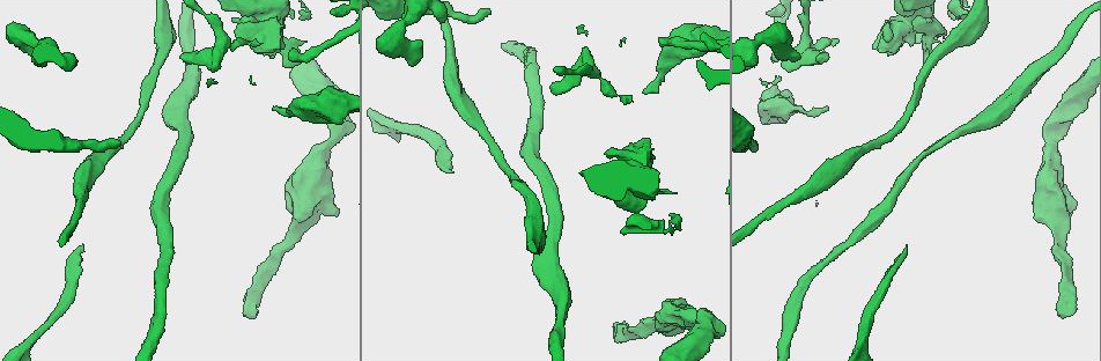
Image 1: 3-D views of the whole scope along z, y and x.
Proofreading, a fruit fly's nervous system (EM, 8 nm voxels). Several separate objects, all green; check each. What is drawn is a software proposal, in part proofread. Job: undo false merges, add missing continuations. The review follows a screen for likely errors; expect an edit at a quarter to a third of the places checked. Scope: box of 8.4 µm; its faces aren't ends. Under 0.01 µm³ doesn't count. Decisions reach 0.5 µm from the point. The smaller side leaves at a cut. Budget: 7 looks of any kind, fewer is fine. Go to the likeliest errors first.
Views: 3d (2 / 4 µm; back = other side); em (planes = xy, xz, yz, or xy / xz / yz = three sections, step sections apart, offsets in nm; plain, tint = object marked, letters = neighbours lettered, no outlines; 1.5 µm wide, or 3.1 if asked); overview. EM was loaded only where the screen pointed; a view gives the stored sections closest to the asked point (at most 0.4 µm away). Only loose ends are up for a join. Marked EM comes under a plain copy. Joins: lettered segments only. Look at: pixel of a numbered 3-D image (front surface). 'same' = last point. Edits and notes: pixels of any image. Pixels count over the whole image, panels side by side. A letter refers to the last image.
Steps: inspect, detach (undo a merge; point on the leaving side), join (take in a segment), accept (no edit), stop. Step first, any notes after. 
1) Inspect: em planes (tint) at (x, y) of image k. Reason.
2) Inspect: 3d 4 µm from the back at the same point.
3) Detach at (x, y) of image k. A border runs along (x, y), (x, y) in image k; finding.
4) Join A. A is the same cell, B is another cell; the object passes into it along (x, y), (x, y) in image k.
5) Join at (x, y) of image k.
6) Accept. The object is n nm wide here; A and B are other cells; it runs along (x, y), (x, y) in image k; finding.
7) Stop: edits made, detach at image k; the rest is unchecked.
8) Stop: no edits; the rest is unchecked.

Inspect: em xz step 8 (letters) at (1064, 316) of image 1. An open end.

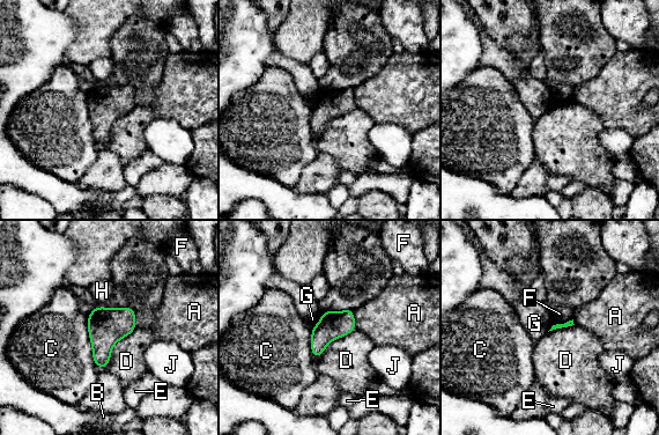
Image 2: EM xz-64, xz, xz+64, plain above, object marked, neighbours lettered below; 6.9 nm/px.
Accept. A, B, C, D, E, F, G, H and J are other cells; a border runs along (137, 329), (115, 344), (100, 369) in image 2; none of them fits.

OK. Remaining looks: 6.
Inspect: em xy step 4 (letters) at (820, 58) of image 1. An open end.

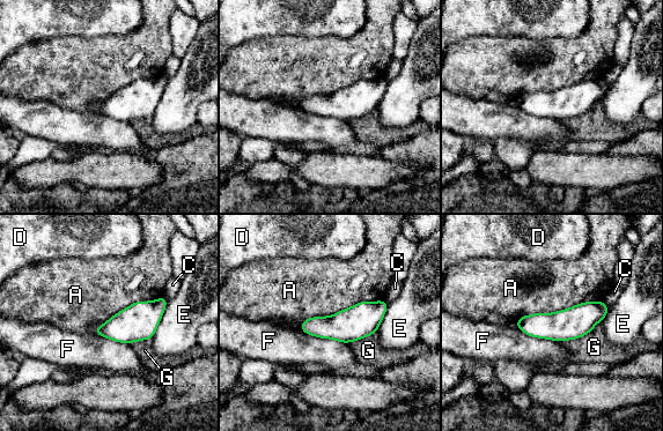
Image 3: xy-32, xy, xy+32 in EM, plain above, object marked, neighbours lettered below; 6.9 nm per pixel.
Inspect: em yz step 8 (letters) at the same point.

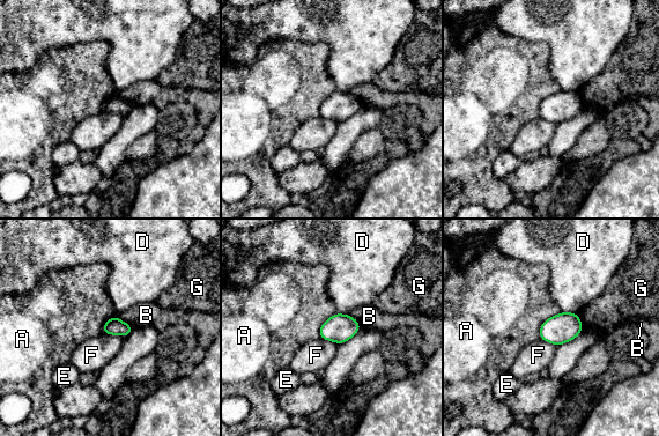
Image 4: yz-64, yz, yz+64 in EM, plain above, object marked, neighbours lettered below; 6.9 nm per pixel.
Accept. The object is 200 nm wide here; the longest contact is with A, 240 nm; A, B, D, E, F and G are other cells; none of them fits.

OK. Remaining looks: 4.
Inspect: em planes (tint) at (645, 93) of image 1. Free end.

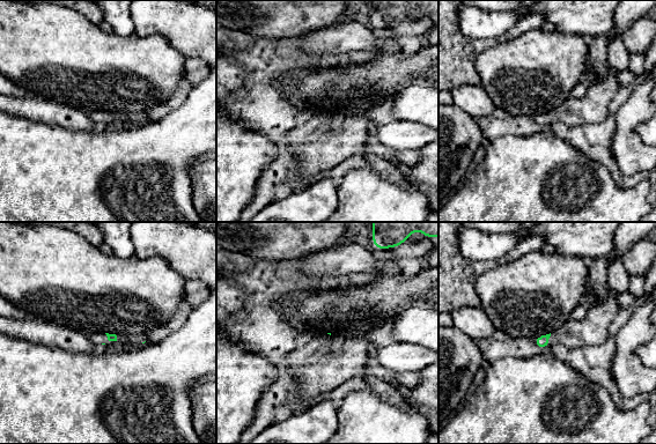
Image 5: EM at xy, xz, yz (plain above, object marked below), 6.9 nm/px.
Inspect: em planes (letters) at the same point.

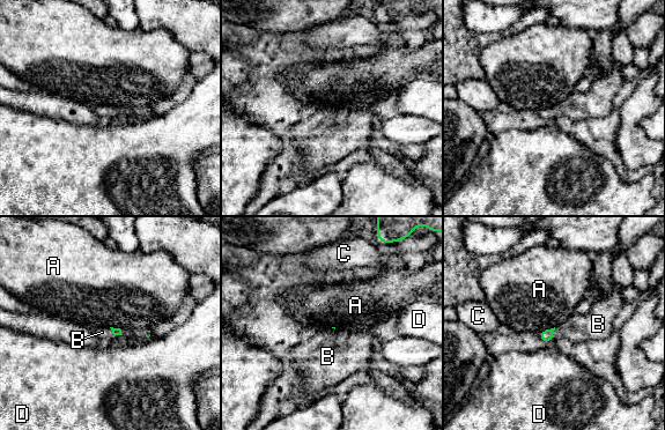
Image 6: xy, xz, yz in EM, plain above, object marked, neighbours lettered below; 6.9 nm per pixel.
Join B. B is the same cell, A, C and D are other cells; the object passes into it along (546, 335), (553, 332), (577, 327) in image 6; it goes on there.

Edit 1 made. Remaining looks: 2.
Stop: edits made, join at image 6; the rest is unchecked.

